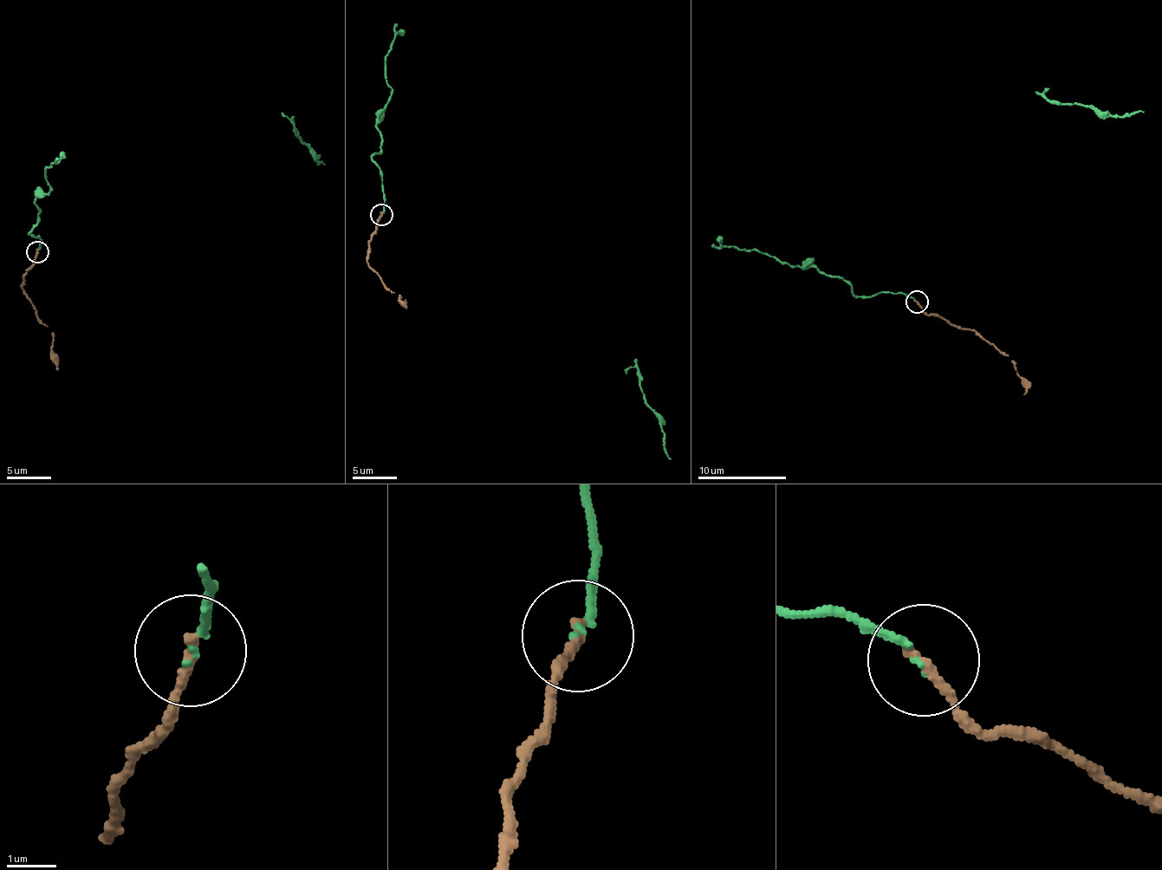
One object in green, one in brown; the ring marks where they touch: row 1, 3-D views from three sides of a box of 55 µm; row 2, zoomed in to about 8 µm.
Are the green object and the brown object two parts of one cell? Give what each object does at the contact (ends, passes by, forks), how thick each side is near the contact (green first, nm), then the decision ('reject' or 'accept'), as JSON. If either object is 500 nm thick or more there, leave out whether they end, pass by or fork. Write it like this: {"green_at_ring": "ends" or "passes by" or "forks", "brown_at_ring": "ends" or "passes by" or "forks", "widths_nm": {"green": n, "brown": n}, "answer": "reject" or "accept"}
{"green_at_ring": "ends", "brown_at_ring": "ends", "widths_nm": {"green": 140, "brown": 200}, "answer": "accept"}

